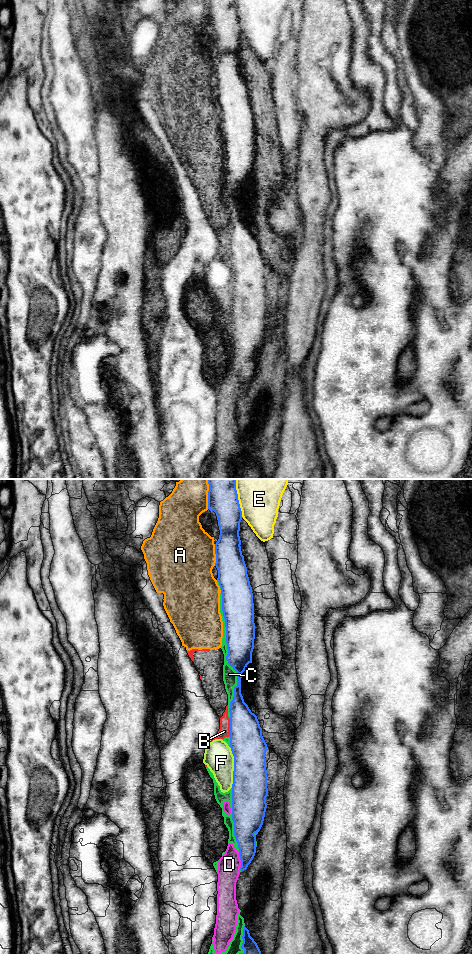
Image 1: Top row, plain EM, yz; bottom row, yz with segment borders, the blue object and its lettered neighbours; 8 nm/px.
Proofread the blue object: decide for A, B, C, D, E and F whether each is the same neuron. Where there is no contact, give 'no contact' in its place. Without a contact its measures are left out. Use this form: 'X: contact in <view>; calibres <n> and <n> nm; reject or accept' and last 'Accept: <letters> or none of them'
A: contact in yz; calibres 240 and 480 nm; reject
B: contact in yz; calibres 280 and 90 nm; reject
C: contact in yz; calibres 240 and 110 nm; reject
D: contact in yz; calibres 170 and 180 nm; reject
E: contact in yz; calibres 240 and 320 nm; reject
F: contact in yz; calibres 280 and 240 nm; reject
Accept: none of them

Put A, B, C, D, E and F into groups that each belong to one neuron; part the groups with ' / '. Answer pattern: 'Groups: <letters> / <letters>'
Groups: A B C D F / E

